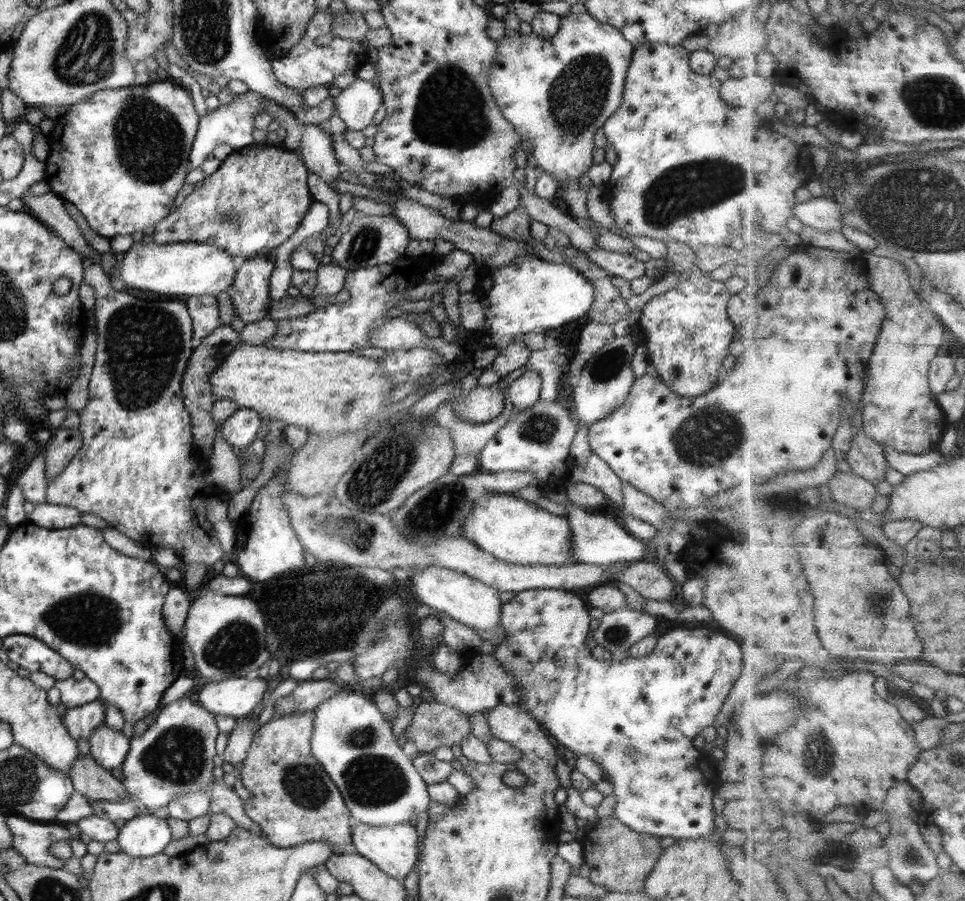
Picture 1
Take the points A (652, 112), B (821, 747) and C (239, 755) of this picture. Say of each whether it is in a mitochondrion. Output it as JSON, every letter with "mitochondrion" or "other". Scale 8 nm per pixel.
{"A":"other","B":"mitochondrion","C":"other"}

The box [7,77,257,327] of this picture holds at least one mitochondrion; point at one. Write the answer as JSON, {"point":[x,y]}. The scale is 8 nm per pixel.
{"point":[149,140]}

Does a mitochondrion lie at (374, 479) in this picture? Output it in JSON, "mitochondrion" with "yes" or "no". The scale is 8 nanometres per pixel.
{"mitochondrion":"yes"}

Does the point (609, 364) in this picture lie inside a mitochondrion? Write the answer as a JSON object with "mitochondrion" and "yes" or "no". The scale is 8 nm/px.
{"mitochondrion":"yes"}

